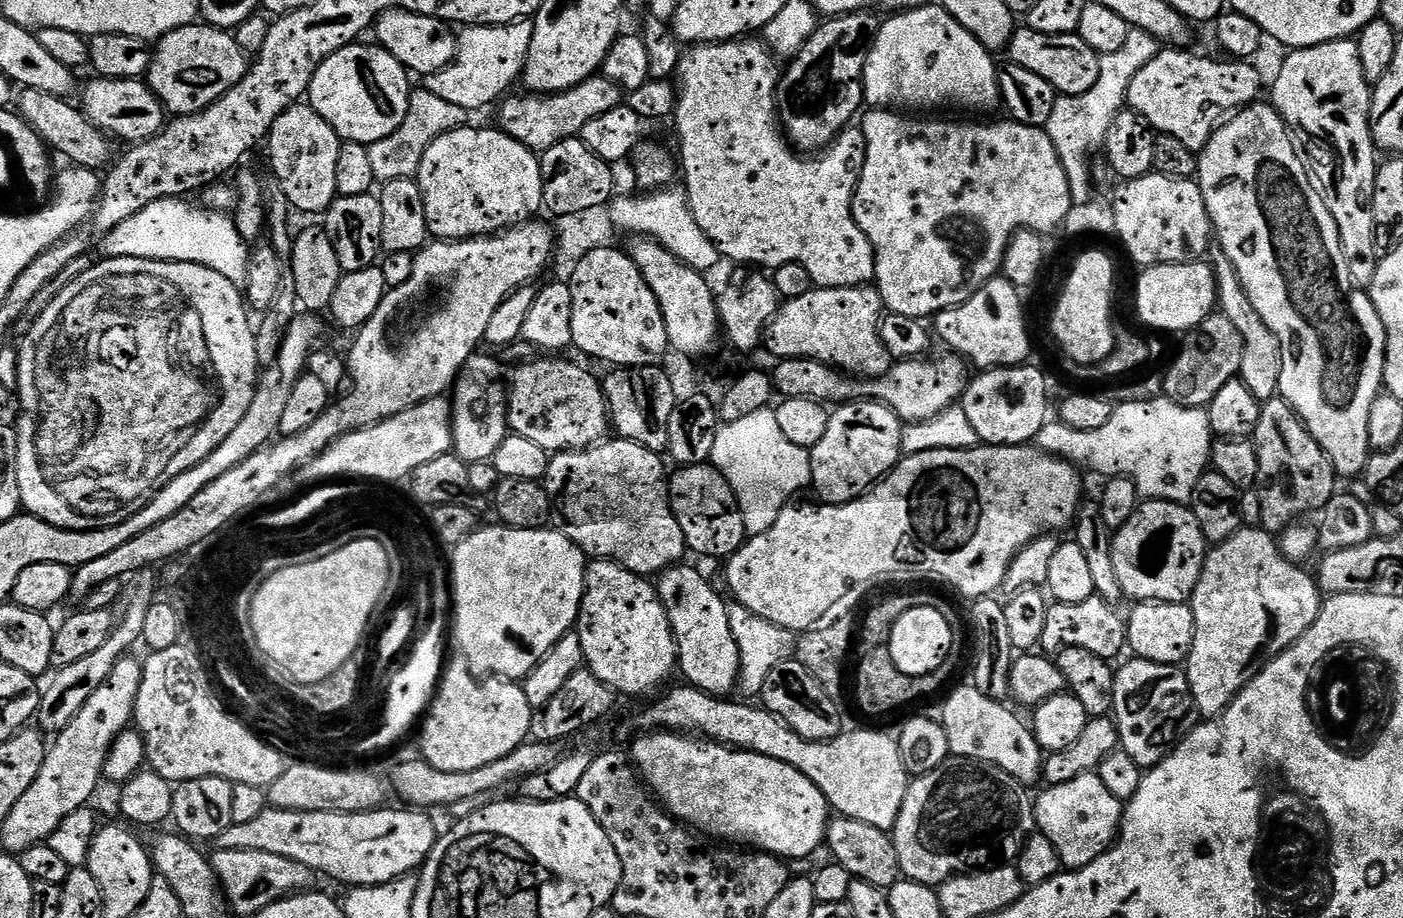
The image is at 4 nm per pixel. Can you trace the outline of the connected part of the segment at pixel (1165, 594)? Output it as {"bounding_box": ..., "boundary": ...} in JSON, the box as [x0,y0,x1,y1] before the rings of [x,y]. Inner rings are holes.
{"bounding_box":[1112,499,1210,604],"boundary":[[[1145,499],[1130,518],[1130,522],[1118,529],[1112,541],[1114,571],[1118,573],[1118,582],[1125,597],[1132,602],[1183,604],[1191,601],[1192,591],[1198,586],[1209,551],[1210,545],[1204,539],[1198,526],[1198,518],[1194,518],[1191,507],[1175,504],[1173,500]]]}

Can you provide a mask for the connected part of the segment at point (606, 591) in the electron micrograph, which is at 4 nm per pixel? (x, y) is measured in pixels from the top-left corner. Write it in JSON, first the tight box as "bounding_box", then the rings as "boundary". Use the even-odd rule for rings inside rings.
{"bounding_box":[578,559,678,696],"boundary":[[[593,559],[587,565],[584,574],[584,597],[580,603],[580,618],[578,621],[578,631],[582,638],[582,654],[584,655],[584,663],[594,674],[594,678],[598,678],[602,682],[606,682],[606,686],[610,686],[613,692],[624,696],[644,696],[647,692],[652,692],[671,672],[675,673],[678,668],[678,657],[676,655],[676,639],[672,633],[672,627],[668,621],[666,610],[660,601],[660,594],[657,585],[651,579],[634,574],[630,570],[626,570],[622,565],[615,564],[613,560]]]}

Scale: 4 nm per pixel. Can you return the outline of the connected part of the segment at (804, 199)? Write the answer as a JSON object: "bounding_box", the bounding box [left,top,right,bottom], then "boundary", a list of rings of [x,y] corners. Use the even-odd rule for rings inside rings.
{"bounding_box":[674,38,876,288],"boundary":[[[741,38],[739,40],[729,40],[722,44],[698,44],[687,49],[686,55],[681,59],[678,69],[678,95],[676,96],[676,107],[674,109],[674,121],[676,120],[676,132],[680,135],[680,152],[678,151],[678,160],[682,165],[682,178],[684,174],[683,187],[688,194],[688,205],[694,214],[694,218],[698,222],[698,226],[702,226],[702,230],[710,238],[710,242],[714,242],[714,246],[720,251],[721,257],[732,260],[737,260],[740,264],[756,264],[752,266],[759,266],[764,270],[775,270],[778,266],[786,266],[786,262],[798,262],[802,266],[806,266],[806,270],[810,274],[813,285],[817,288],[859,288],[861,286],[868,286],[876,279],[876,255],[870,246],[870,242],[866,238],[866,234],[862,234],[862,230],[858,226],[858,222],[854,222],[854,214],[852,213],[852,199],[856,193],[856,183],[860,180],[860,175],[864,169],[866,162],[866,138],[864,137],[863,127],[856,126],[856,128],[845,127],[843,131],[837,135],[836,139],[831,144],[827,145],[819,154],[813,155],[811,158],[805,158],[801,153],[793,150],[786,143],[785,137],[776,129],[776,92],[778,93],[778,85],[782,75],[782,68],[778,65],[777,57],[772,54],[768,45],[756,38]]]}

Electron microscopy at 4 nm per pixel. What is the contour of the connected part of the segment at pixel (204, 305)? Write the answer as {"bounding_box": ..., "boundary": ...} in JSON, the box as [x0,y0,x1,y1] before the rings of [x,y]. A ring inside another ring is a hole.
{"bounding_box":[27,256,261,482],"boundary":[[[113,256],[111,258],[101,259],[101,264],[96,264],[93,268],[88,268],[84,273],[78,274],[73,280],[69,279],[55,298],[48,303],[46,310],[37,320],[31,321],[27,329],[32,336],[32,340],[40,340],[48,328],[52,328],[52,320],[60,316],[60,308],[84,288],[84,284],[92,284],[92,280],[100,280],[100,276],[108,276],[108,272],[136,272],[136,268],[144,268],[144,272],[152,272],[152,276],[168,276],[168,280],[176,280],[184,292],[188,292],[188,300],[200,308],[200,316],[204,316],[204,332],[208,332],[208,344],[212,344],[212,356],[216,356],[216,368],[220,368],[220,380],[224,380],[224,408],[208,420],[208,428],[168,464],[168,472],[164,472],[165,482],[170,482],[170,478],[178,478],[182,470],[190,470],[190,466],[198,466],[202,458],[206,458],[246,418],[246,410],[250,410],[250,402],[256,393],[258,383],[258,369],[261,367],[256,357],[256,334],[254,324],[248,321],[250,317],[249,309],[246,307],[241,289],[235,284],[231,284],[222,274],[214,274],[206,266],[197,264],[175,264],[169,260],[143,260],[142,258],[130,258],[129,256]],[[257,371],[257,372],[256,372]]]}

